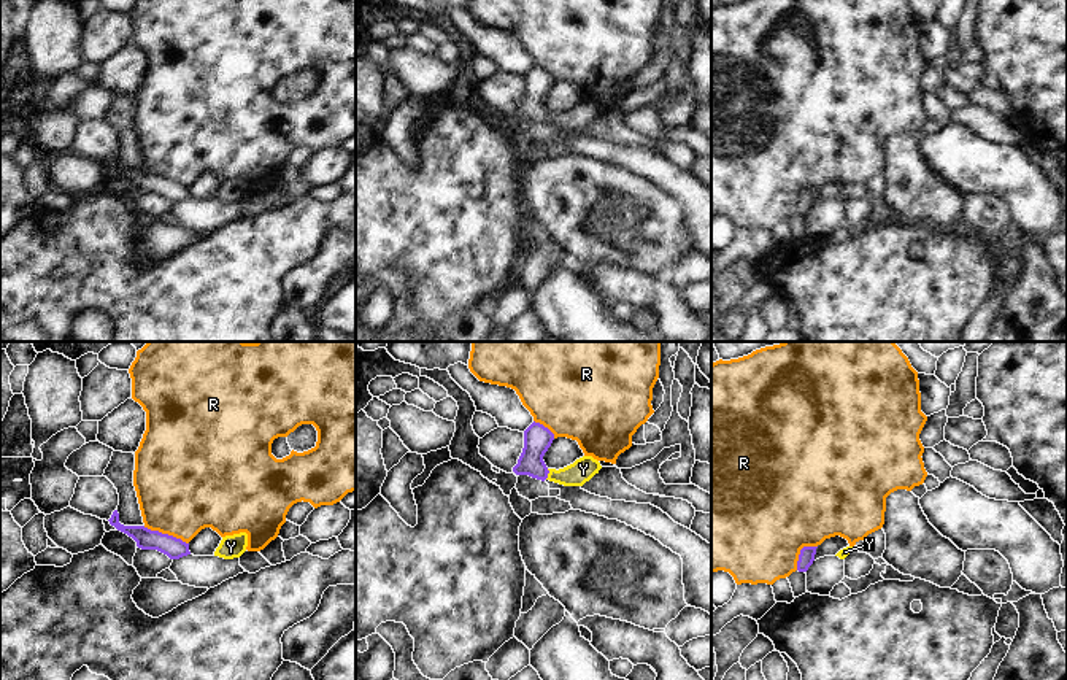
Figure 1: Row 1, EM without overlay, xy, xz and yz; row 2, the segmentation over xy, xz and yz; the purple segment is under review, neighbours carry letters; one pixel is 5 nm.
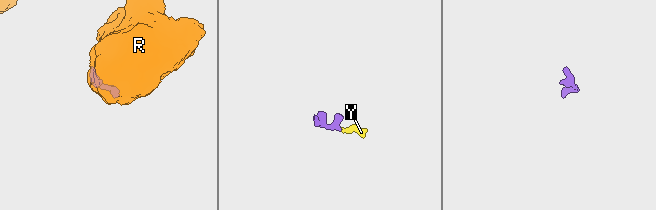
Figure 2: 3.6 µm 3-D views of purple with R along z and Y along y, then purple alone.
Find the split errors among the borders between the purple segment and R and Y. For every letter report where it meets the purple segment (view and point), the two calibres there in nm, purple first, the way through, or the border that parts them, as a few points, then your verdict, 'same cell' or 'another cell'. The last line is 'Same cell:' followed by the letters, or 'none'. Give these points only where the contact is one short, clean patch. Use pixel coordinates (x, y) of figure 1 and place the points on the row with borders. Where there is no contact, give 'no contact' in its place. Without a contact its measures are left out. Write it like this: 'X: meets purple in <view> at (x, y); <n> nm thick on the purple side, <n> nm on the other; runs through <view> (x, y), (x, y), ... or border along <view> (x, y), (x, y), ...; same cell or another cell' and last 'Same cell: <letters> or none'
R: meets purple in xy at (165, 534); 110 nm thick on the purple side, 460 nm on the other; another cell
Y: meets purple in xz at (548, 472); 140 nm thick on the purple side, 120 nm on the other; runs through xz (537, 439), (537, 463), (548, 472), (577, 474), (583, 469); same cell
Same cell: Y

